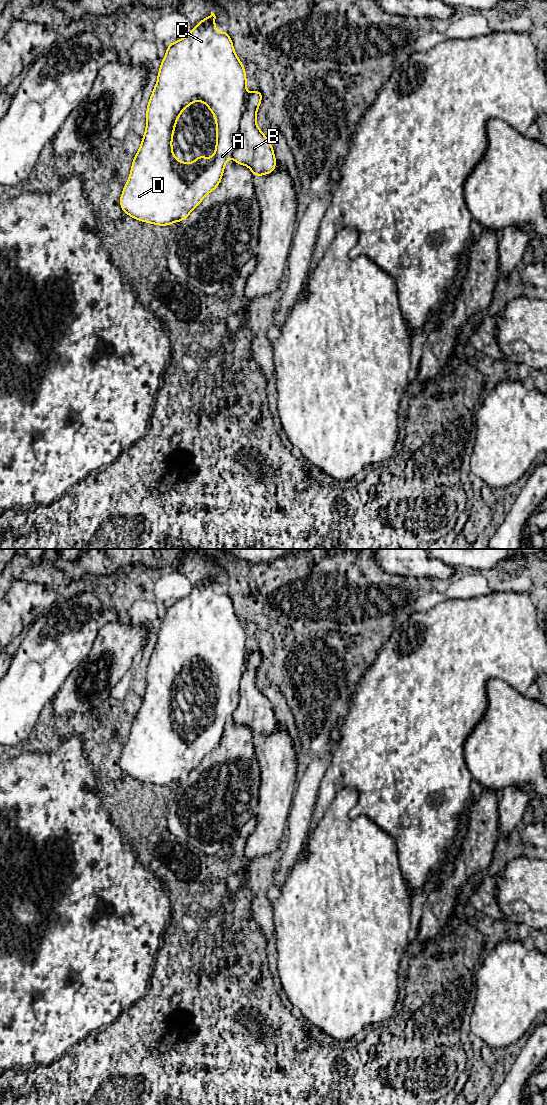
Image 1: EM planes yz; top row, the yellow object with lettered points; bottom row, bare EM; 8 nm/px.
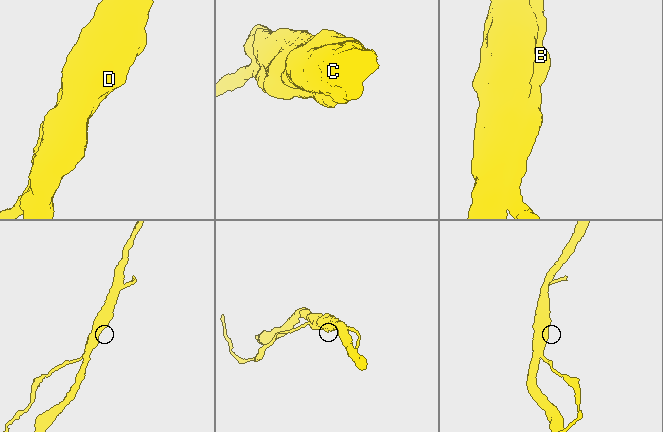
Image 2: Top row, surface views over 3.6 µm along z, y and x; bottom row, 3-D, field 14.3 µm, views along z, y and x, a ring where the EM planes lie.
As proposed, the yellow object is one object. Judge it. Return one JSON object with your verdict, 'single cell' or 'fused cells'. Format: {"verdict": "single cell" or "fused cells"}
{"verdict": "fused cells"}

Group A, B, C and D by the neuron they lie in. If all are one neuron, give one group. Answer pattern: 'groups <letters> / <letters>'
groups A C D / B

